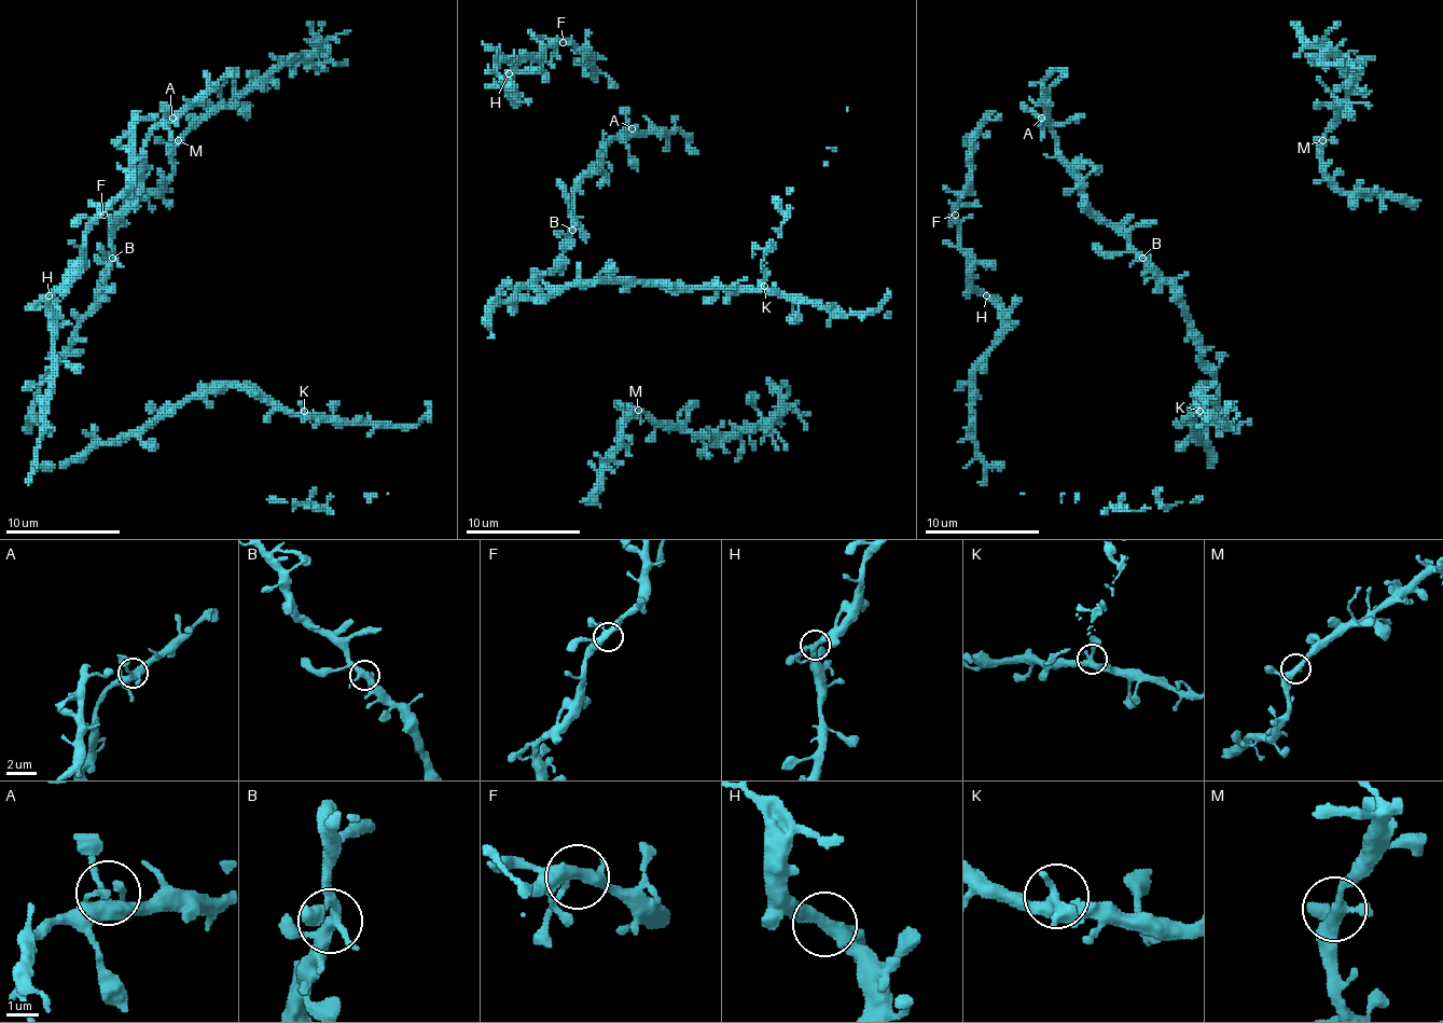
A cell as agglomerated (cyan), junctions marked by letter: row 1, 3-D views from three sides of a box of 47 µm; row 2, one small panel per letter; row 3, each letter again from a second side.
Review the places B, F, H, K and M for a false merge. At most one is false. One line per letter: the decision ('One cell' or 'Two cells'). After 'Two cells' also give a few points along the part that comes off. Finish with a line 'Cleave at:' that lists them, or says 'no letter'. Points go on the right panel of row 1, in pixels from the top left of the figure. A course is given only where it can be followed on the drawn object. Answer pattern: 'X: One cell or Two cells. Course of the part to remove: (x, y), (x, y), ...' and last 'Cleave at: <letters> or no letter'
B: One cell
F: One cell
H: One cell
K: One cell
M: One cell
Cleave at: no letter

